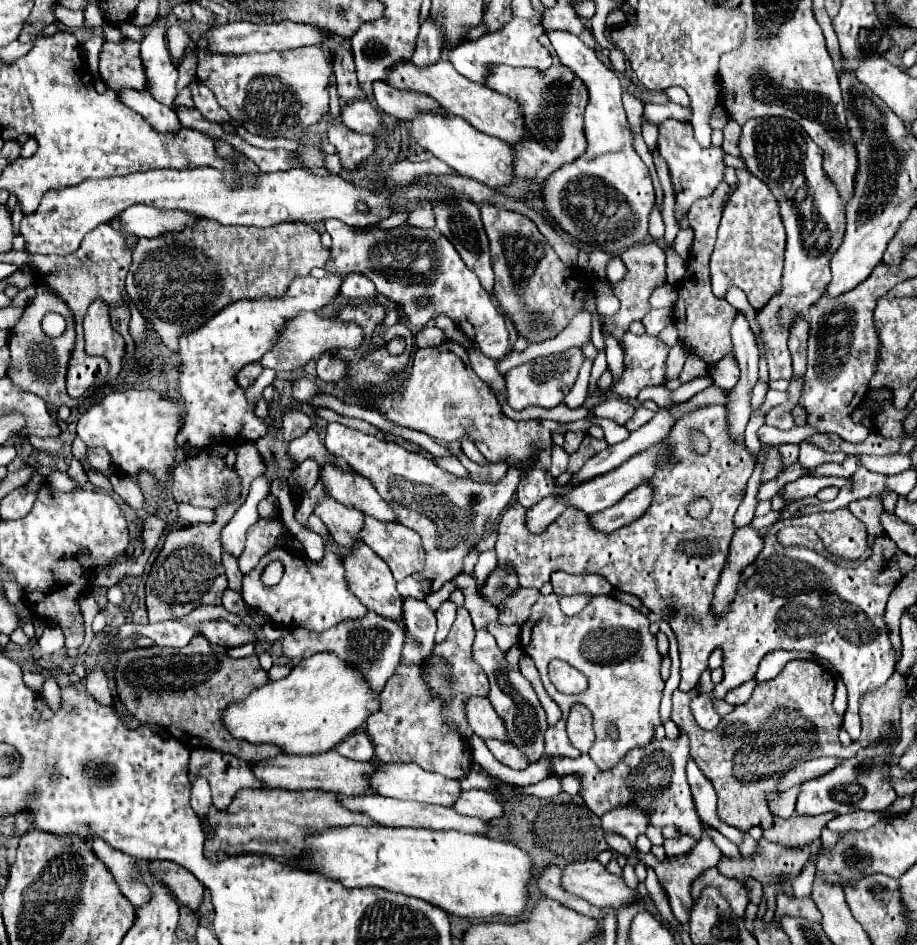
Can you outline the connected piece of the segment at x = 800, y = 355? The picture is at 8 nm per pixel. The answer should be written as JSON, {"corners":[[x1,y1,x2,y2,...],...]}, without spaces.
{"corners":[[797,319,789,335,789,351,793,355,793,379,803,379,805,375,807,339,809,339,809,323,805,319]]}

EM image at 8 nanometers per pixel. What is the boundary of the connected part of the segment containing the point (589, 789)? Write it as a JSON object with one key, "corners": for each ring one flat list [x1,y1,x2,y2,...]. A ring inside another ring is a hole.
{"corners":[[679,731,679,737,675,739,669,737,653,739,649,745,629,751,609,771,601,771,599,767,595,767,585,753,579,759,553,757,551,773,553,775,579,773,583,779,581,797,587,803,587,807,599,817,609,809,617,809,621,805,637,805,645,809,645,813,649,813,651,825,675,825,683,833,689,833,677,839,665,839,665,853,669,857,679,857,679,855,687,855,697,845,702,835,701,821,697,819,695,813,689,783,685,781,687,759,689,759,689,737,683,731]]}

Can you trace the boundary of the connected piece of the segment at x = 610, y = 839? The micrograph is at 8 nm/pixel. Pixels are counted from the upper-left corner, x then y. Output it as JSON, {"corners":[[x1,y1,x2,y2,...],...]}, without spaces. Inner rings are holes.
{"corners":[[605,835,605,839,607,839,607,843,609,843,609,847,613,849,615,855,631,857,631,845,629,845,629,841,625,837,621,837,621,835]]}

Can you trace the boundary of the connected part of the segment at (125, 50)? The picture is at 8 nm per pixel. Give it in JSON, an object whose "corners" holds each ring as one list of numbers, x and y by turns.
{"corners":[[127,39,123,45,105,43,99,55,101,79,111,89,135,89,147,87,147,75,139,57,139,43]]}

